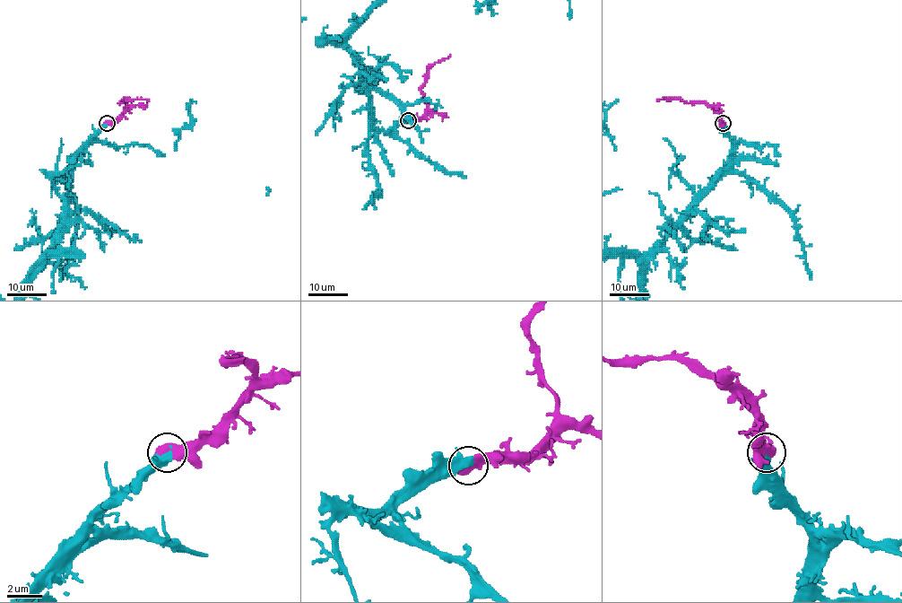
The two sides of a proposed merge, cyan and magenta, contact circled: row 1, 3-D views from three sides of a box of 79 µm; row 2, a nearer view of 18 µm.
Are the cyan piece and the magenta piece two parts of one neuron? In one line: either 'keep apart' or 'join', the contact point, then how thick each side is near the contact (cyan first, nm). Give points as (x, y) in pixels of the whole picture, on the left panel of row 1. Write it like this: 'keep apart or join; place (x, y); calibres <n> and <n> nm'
join; place (107, 123); calibres 400 and 700 nm

